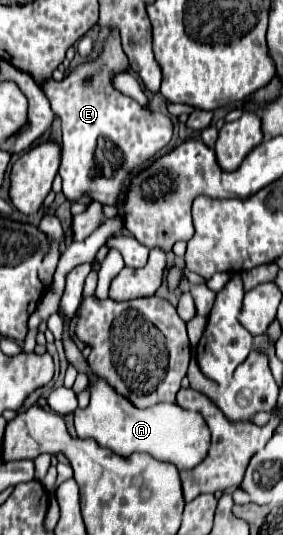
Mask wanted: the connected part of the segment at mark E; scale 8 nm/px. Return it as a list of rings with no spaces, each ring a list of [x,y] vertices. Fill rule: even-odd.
[[[111,28],[95,60],[79,64],[61,82],[49,80],[43,86],[53,112],[61,118],[63,160],[59,174],[63,178],[63,194],[71,202],[87,194],[91,200],[117,206],[131,172],[145,168],[171,140],[173,122],[167,114],[145,110],[133,98],[113,88],[113,78],[127,70],[129,60],[121,48],[119,32]]]

